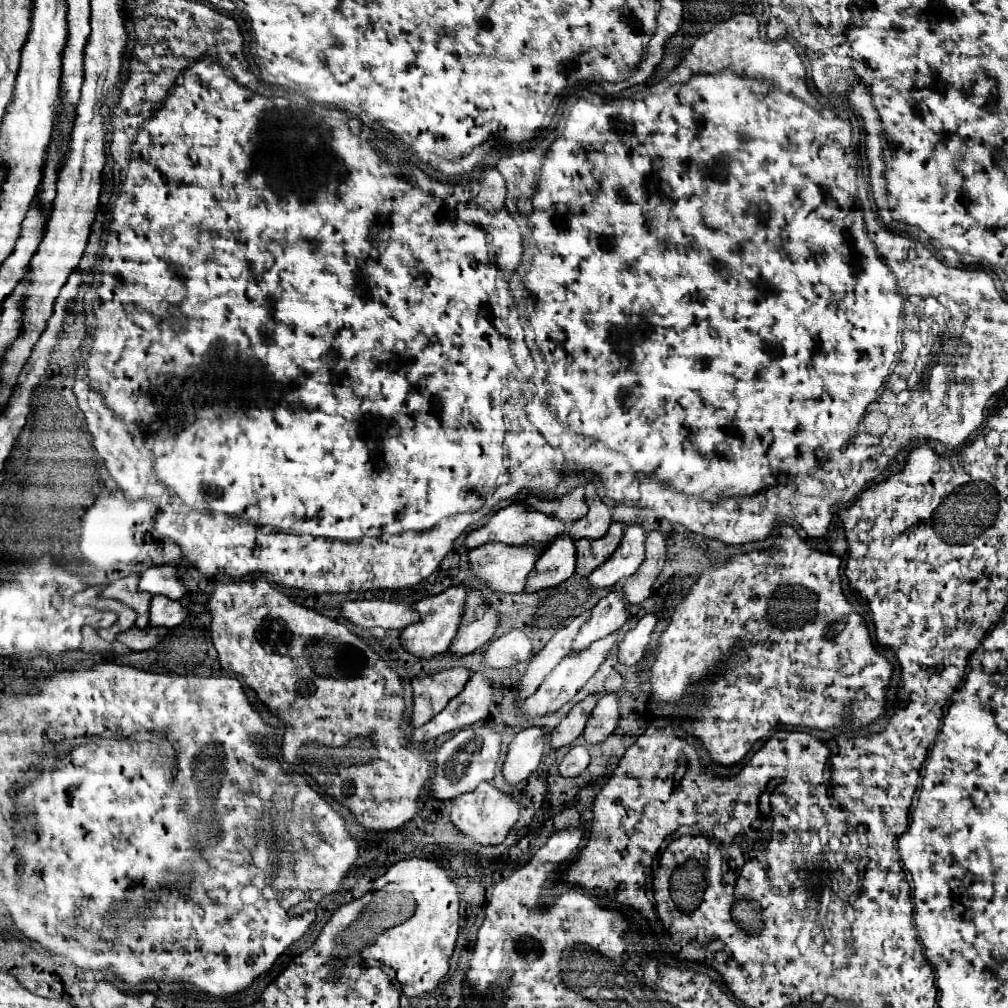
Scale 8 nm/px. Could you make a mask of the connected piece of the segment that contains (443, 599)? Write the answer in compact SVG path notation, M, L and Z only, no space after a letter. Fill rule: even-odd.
M457 585L457 587L445 589L439 595L425 597L425 599L413 603L413 607L421 613L421 621L417 625L409 625L409 627L405 627L405 631L401 631L401 645L407 651L411 651L423 659L429 659L429 657L435 657L435 655L447 651L451 641L457 635L457 629L461 625L461 617L465 613L465 595L467 595L467 587Z

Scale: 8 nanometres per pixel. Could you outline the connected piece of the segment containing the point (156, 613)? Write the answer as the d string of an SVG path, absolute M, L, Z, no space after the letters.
M163 595L151 597L151 605L149 605L149 625L151 627L173 629L181 625L185 617L187 617L187 609L183 609L179 601L167 599Z

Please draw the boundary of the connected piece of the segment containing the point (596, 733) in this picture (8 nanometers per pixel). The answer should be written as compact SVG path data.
M607 693L599 697L583 735L587 743L593 745L601 743L615 731L617 723L619 723L619 697L615 693Z

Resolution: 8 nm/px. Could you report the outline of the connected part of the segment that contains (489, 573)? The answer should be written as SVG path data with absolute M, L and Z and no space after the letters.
M485 543L469 551L471 569L481 581L485 581L497 593L521 593L527 585L529 573L535 569L541 551L531 545L505 545L505 543Z

